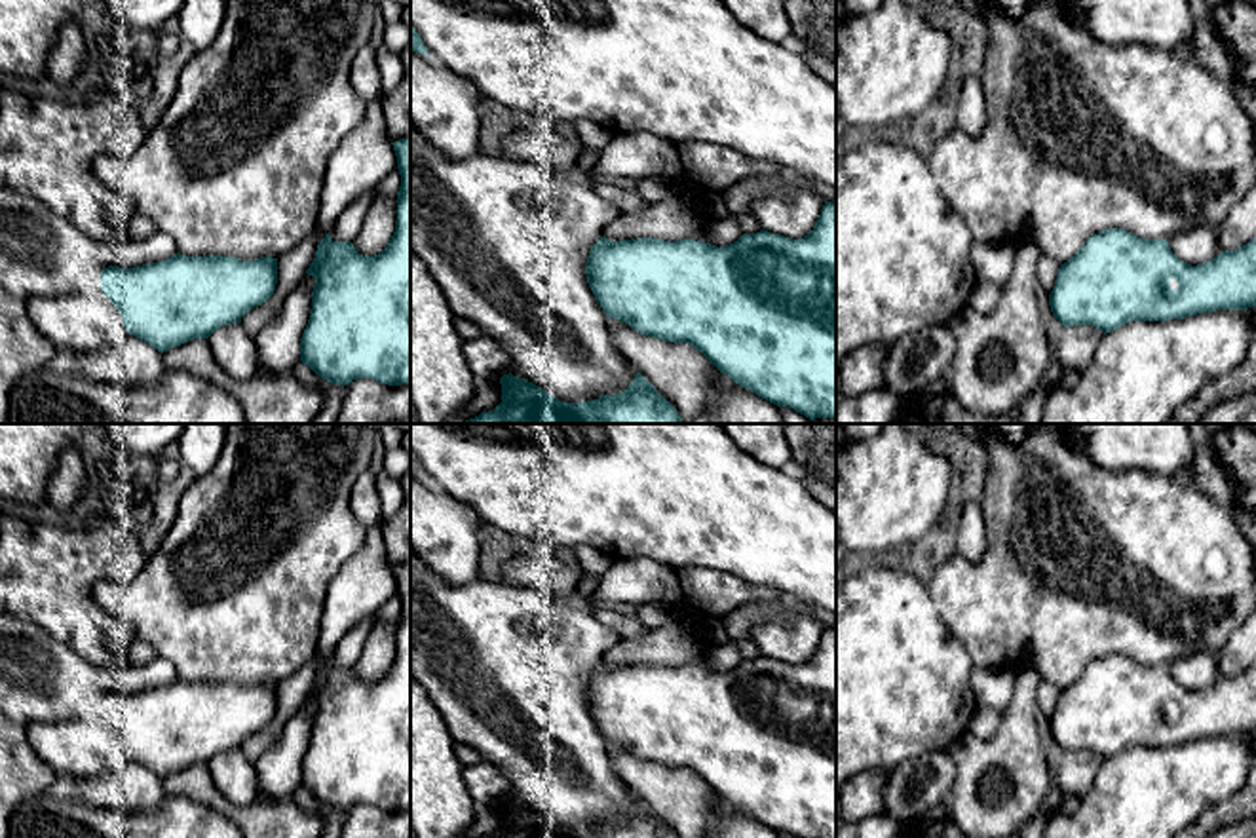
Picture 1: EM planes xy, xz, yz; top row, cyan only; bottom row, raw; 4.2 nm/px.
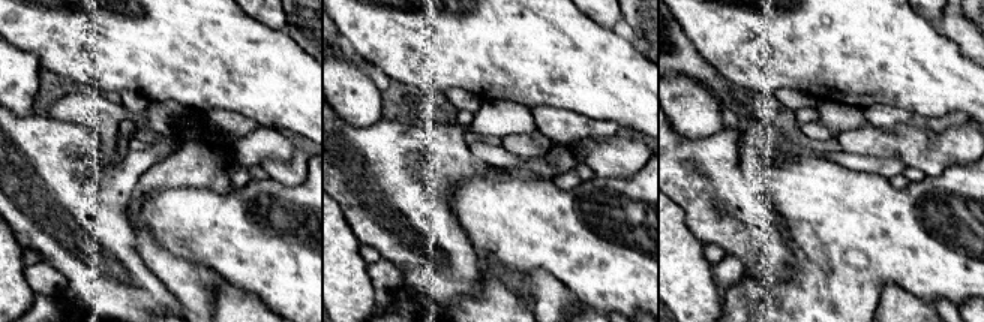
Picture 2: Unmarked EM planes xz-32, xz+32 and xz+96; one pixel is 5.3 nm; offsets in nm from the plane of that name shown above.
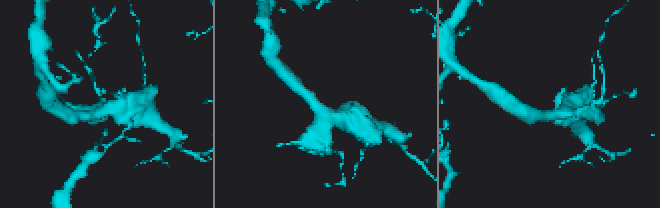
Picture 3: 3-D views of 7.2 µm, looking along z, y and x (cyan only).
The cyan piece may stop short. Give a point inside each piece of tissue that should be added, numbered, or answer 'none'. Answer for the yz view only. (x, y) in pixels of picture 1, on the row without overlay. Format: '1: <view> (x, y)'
none

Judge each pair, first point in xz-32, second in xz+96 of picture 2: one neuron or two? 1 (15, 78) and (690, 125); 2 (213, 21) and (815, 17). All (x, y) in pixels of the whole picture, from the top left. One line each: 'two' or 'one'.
1: one
2: one

